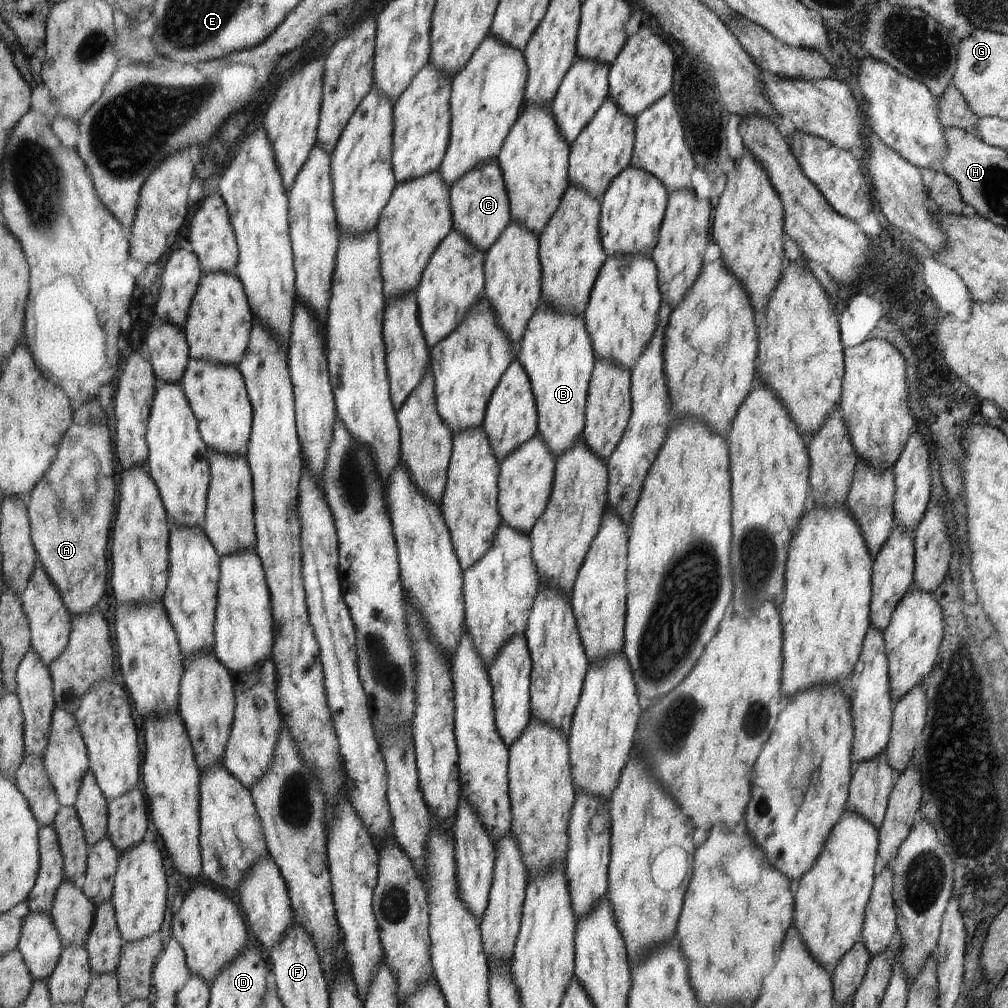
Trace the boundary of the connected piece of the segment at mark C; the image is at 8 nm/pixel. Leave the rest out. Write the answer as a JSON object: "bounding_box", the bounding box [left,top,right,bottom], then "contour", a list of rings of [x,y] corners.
{"bounding_box":[450,160,512,254],"contour":[[[498,160],[490,165],[473,169],[461,181],[456,182],[451,188],[450,205],[454,229],[477,249],[487,254],[512,223],[510,198]]]}

